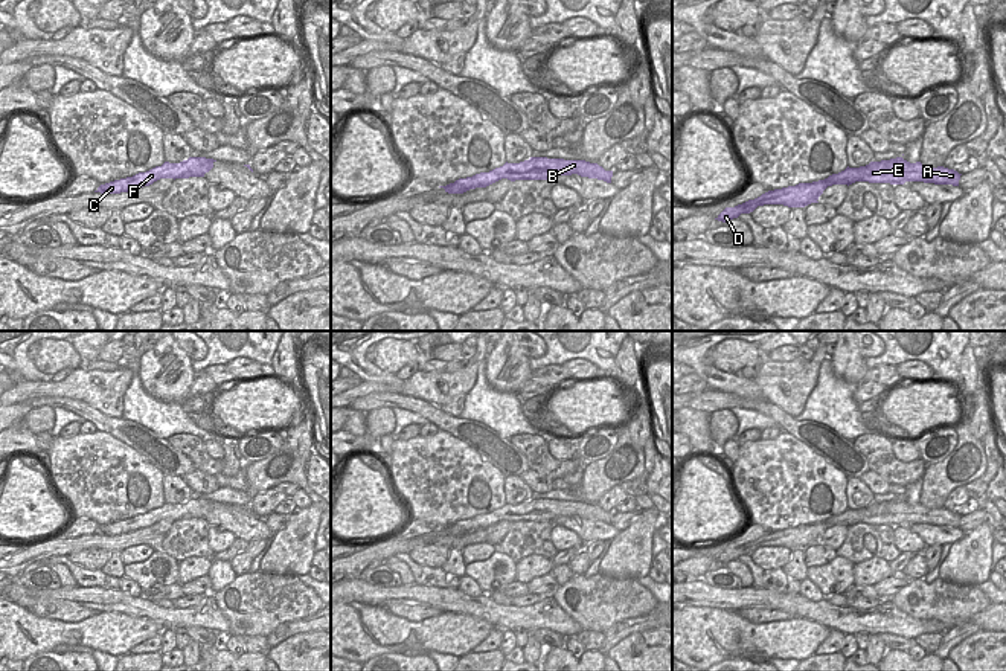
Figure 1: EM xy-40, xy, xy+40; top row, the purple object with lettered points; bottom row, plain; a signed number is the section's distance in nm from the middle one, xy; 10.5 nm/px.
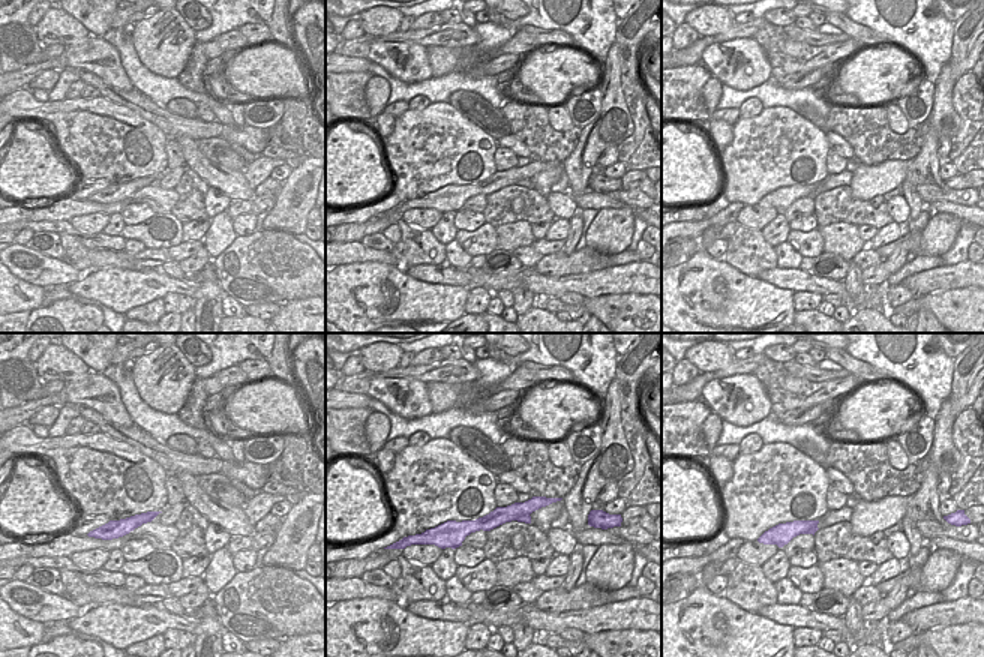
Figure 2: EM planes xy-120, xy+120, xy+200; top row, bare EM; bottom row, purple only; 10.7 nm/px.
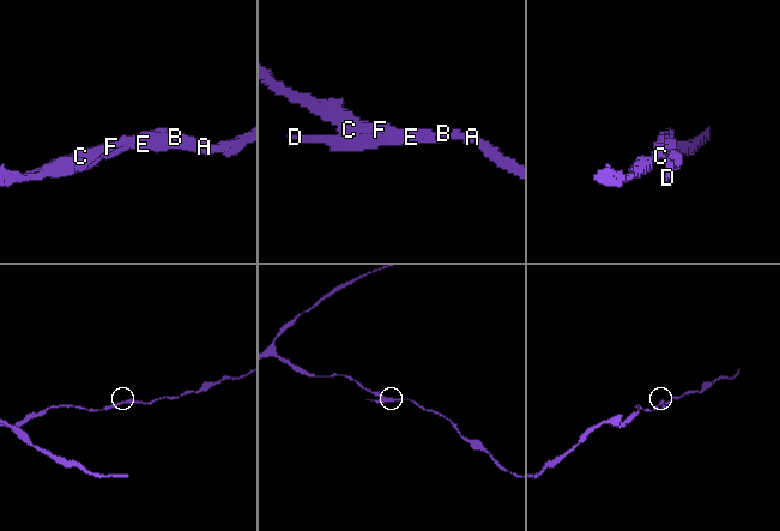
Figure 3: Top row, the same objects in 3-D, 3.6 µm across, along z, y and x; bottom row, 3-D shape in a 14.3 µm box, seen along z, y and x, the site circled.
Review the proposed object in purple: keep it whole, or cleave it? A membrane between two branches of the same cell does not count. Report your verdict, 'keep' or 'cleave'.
cleave

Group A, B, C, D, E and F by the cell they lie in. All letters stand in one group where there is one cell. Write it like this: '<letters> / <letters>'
A B C E F / D

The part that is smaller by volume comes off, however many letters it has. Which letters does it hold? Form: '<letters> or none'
D

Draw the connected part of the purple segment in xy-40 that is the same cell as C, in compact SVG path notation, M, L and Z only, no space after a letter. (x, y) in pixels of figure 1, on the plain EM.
M189 499L180 505L165 503L162 508L155 508L146 514L101 526L95 534L120 535L149 528L160 520L204 518L204 515L213 509L215 503L216 502L206 499Z

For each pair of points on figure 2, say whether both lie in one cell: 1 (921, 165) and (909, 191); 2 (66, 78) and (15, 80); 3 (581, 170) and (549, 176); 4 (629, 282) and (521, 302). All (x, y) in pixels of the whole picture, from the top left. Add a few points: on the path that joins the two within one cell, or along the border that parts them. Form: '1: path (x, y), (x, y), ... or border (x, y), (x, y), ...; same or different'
1: border (906, 177), (923, 203); different
2: border (68, 68), (59, 71); different
3: border (561, 164), (564, 173); different
4: border (510, 290), (527, 287), (537, 297); different

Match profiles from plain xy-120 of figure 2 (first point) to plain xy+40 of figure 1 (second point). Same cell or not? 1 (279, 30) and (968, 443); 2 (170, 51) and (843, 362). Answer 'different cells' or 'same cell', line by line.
1: same cell
2: same cell

